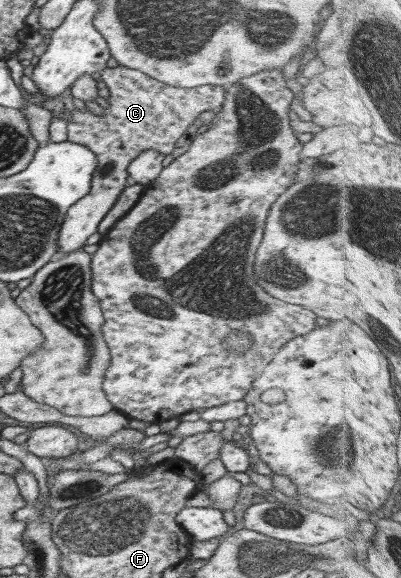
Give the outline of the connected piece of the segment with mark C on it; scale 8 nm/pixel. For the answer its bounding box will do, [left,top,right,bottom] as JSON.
[56,65,224,257]

